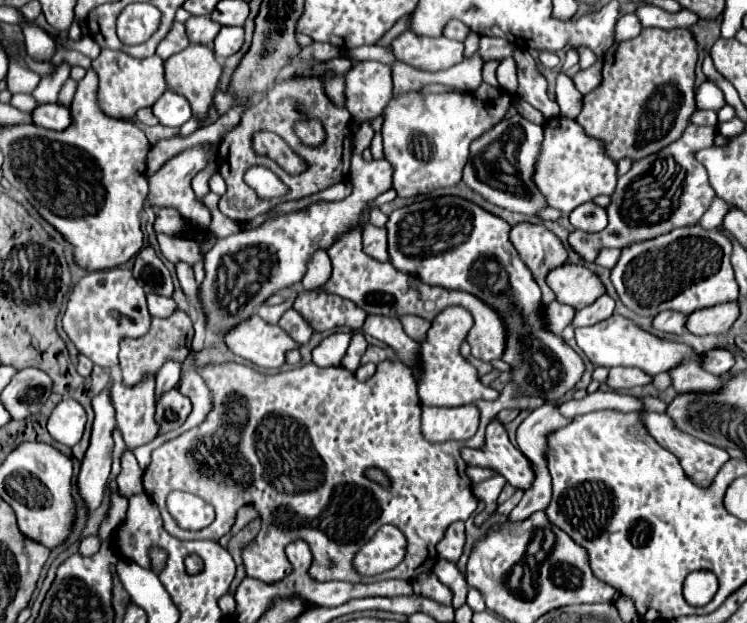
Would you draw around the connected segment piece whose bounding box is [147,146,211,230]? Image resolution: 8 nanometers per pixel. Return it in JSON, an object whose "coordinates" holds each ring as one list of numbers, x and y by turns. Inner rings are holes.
{"coordinates":[[207,146,195,150,195,148,187,148,183,152,179,152,177,156,173,156,171,160,167,160,151,178,149,178,149,200,147,204,151,208,163,208,163,206,171,206,175,208,189,224,193,224,197,230,209,230,211,224,211,212,209,208,197,200,193,188,191,188,191,180,193,176,203,170,207,164,211,162,211,156,207,152]]}

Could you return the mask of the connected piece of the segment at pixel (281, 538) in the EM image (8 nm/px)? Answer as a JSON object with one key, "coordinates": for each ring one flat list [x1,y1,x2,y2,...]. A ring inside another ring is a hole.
{"coordinates":[[399,360,381,362,373,378,367,382,359,382,355,374,343,366,319,368,315,364,305,364,277,374,261,374,235,362,203,366,197,370,213,394,213,410,201,426,151,452,151,464,143,474,143,486,159,506,165,530,181,540,219,540,229,532,229,524,235,524,237,510,253,504,261,514,263,526,259,536,243,550,249,578,257,578,265,584,283,580,292,571,285,546,303,538,313,552,309,574,317,582,379,582,387,578,413,580,417,576,417,568,423,566,425,570,431,570,437,560,435,544,443,538,445,528,457,520,465,522,475,512,479,500,471,492,471,480,465,474,467,464,459,456,463,442,449,440,433,444,423,438,417,384,411,370],[367,468,379,468,385,472,389,486,379,486,369,480,365,474],[173,490,205,498,205,502,209,502,217,512,215,522,199,532,179,528,165,506,167,494],[383,524,393,524,405,534,405,560,389,572,361,576,353,568,353,558,361,550,363,542,369,542]]}

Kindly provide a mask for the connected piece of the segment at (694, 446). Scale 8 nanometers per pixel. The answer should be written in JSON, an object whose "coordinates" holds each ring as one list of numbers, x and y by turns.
{"coordinates":[[643,412,643,414,641,414,641,420,645,422,645,426,647,426,647,430,651,432,651,436,657,438,659,444,665,446,669,452,673,452,673,454,679,458,685,474,687,474,689,480,693,480,693,484,697,484,699,488,709,486,709,484,713,482,713,478,717,476,717,472,721,470,721,466,729,460,729,454,727,454,725,448,717,448,717,446,713,446,713,444,709,444,709,442,697,440,697,438,681,432,667,414]]}

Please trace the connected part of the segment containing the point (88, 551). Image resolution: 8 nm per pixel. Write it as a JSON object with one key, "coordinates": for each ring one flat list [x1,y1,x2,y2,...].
{"coordinates":[[89,536,89,538,83,538,81,544,79,544,79,554,81,556,93,556,97,550,99,550,101,542,97,536]]}

